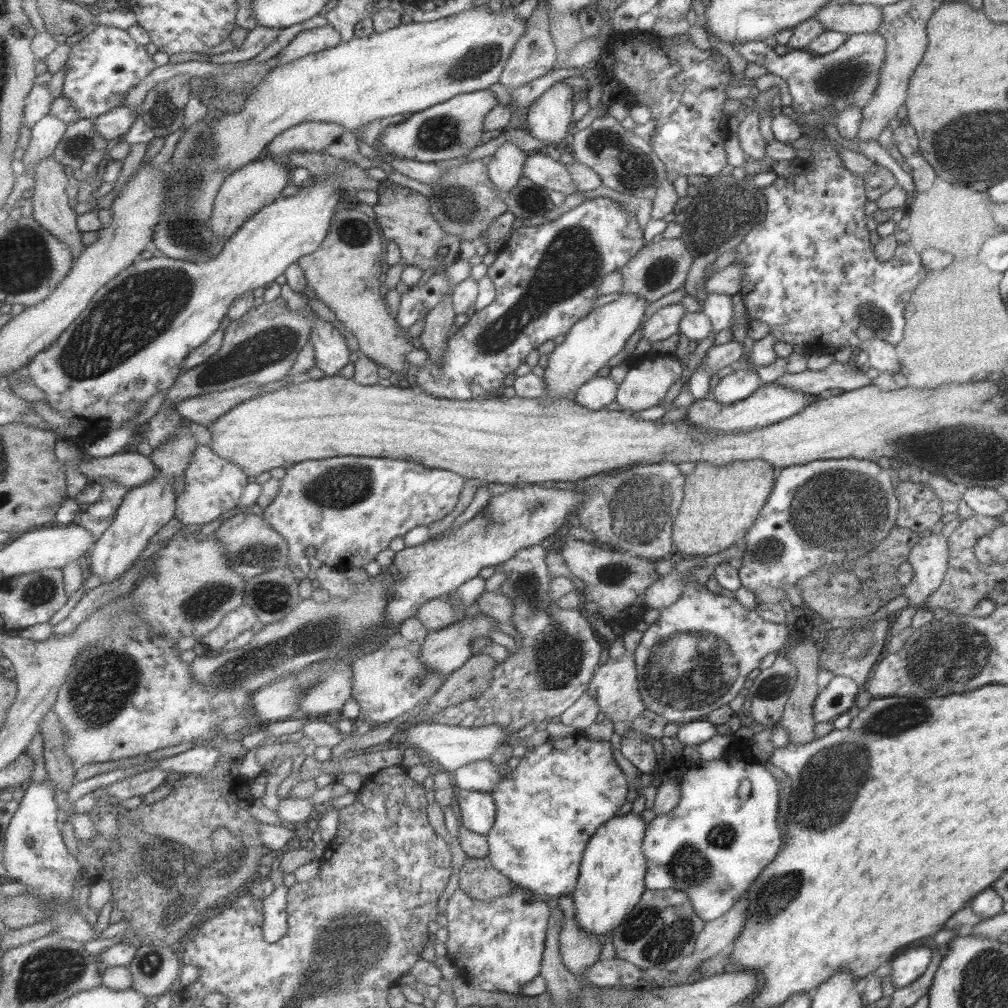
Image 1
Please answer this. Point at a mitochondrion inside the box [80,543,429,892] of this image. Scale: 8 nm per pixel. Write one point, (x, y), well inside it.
(266, 658)

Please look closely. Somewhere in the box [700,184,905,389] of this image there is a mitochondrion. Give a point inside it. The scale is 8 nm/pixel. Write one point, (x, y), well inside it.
(875, 318)

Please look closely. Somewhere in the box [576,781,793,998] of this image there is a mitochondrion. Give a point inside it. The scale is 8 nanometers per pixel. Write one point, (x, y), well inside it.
(662, 936)

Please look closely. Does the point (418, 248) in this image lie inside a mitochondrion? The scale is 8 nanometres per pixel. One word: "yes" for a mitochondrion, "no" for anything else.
no

